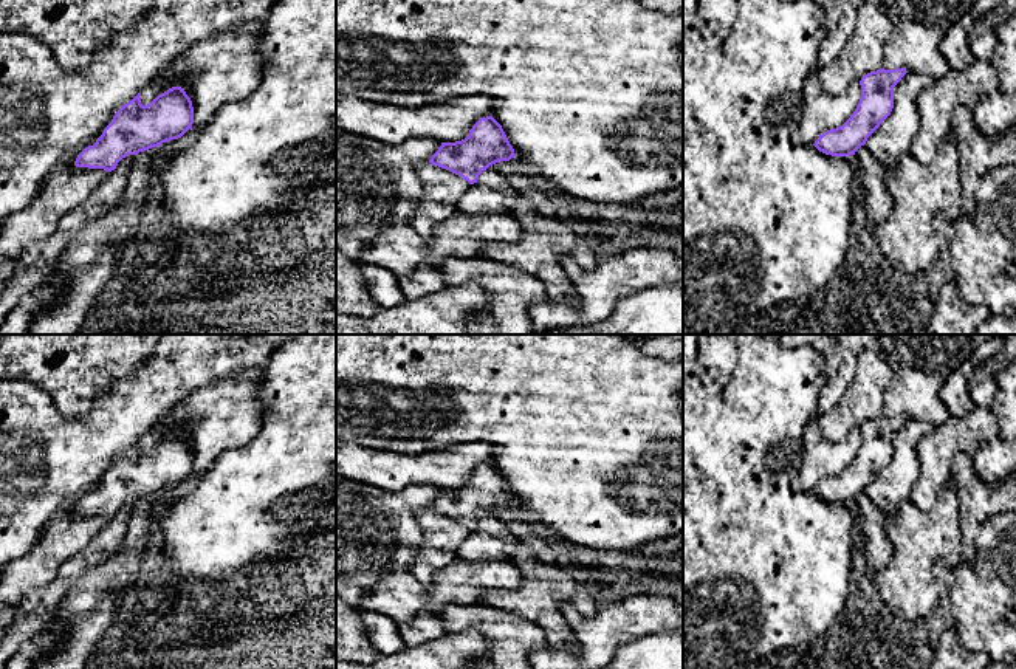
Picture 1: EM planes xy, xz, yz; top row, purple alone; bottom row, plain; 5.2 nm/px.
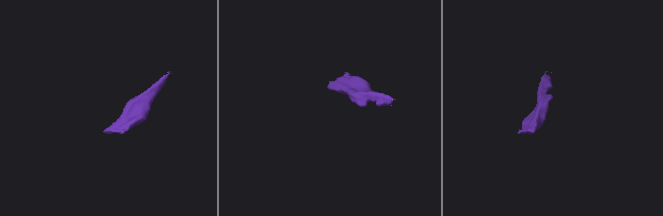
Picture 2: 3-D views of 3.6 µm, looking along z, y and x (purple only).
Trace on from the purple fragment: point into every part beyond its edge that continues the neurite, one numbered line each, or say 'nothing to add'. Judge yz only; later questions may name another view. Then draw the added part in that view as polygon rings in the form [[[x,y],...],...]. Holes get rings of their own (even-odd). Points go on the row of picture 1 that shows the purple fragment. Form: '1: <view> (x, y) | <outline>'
nothing to add

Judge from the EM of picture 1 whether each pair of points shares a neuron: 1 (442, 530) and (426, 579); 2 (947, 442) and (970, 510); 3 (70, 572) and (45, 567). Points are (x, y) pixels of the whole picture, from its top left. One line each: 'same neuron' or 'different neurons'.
1: same neuron
2: different neurons
3: different neurons

